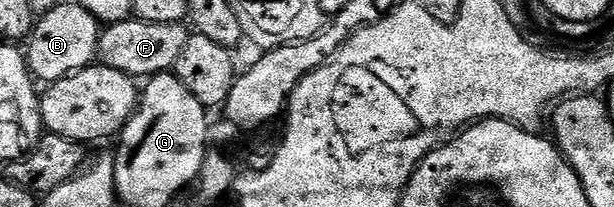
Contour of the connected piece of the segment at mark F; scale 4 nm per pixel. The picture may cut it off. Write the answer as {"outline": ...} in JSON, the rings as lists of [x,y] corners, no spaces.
{"outline":[[[131,20],[111,22],[98,35],[97,61],[103,66],[119,70],[135,80],[146,80],[156,74],[173,71],[191,31],[181,22],[176,24],[148,24]]]}

